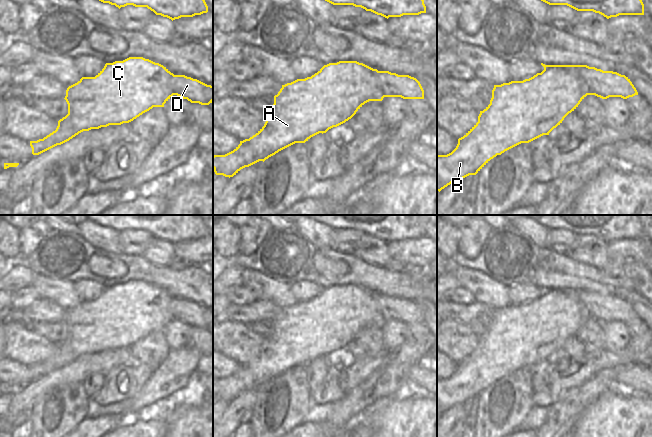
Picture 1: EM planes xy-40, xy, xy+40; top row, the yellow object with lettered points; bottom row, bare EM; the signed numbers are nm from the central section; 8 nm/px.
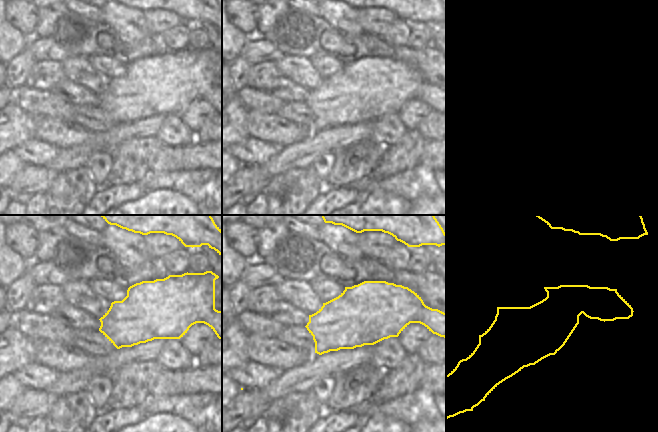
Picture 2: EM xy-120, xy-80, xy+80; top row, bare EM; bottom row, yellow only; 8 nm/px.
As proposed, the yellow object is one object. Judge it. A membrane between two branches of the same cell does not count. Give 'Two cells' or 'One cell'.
Two cells.

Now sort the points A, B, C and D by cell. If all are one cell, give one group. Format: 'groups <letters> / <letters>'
groups A B C / D

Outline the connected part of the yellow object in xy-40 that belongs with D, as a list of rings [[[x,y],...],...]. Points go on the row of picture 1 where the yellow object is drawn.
[[[185,75],[172,76],[172,90],[174,95],[191,103],[209,105],[213,102],[213,86]]]

